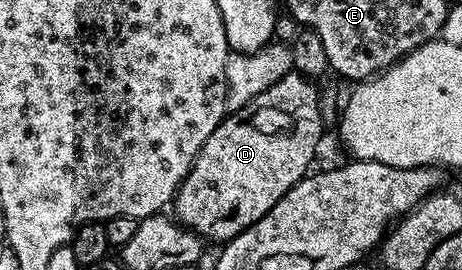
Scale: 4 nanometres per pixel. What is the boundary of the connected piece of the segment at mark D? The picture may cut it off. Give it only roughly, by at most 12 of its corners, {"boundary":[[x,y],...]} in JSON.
{"boundary":[[291,72],[226,113],[171,203],[224,244],[310,173],[323,126]]}

